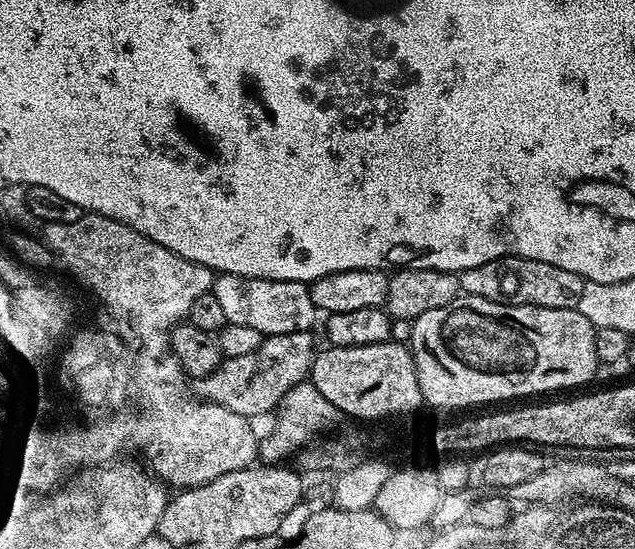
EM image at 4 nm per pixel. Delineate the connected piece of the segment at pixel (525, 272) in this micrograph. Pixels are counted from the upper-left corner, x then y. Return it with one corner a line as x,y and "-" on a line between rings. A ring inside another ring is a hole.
503,256
482,266
459,273
461,293
490,298
490,302
503,304
529,304
530,306
550,306
551,308
575,308
582,298
586,281
562,266
550,266
550,262
534,262
534,258

